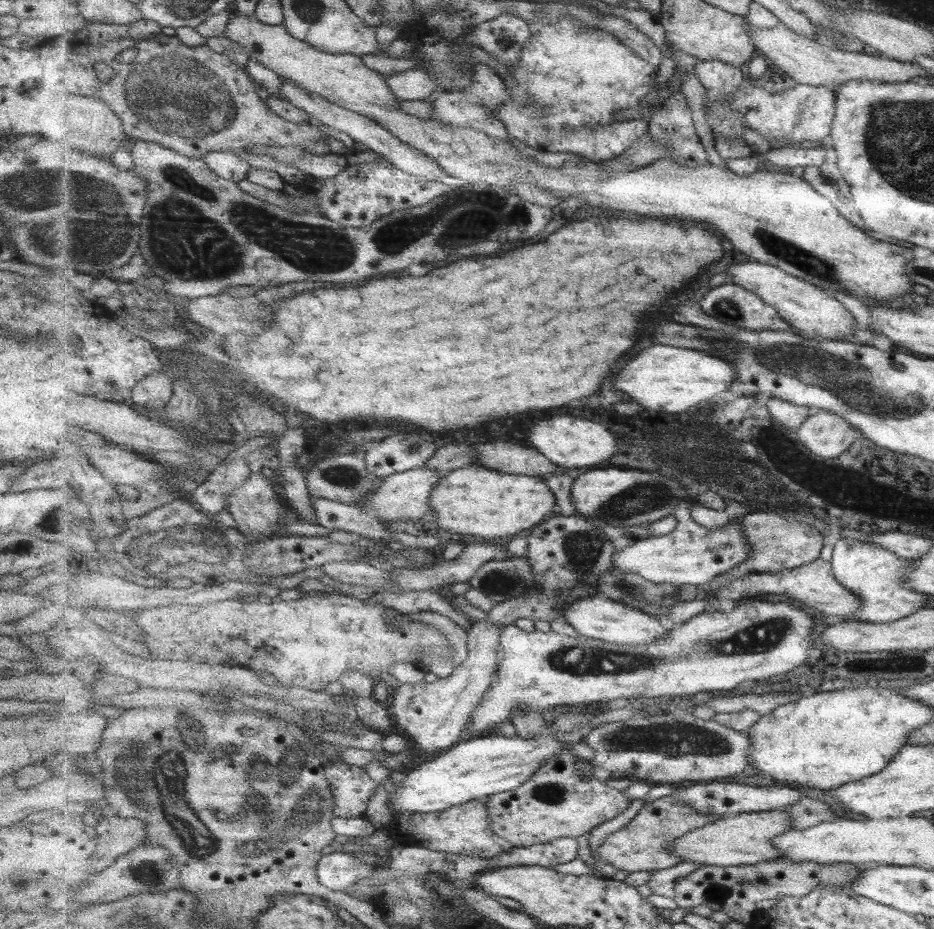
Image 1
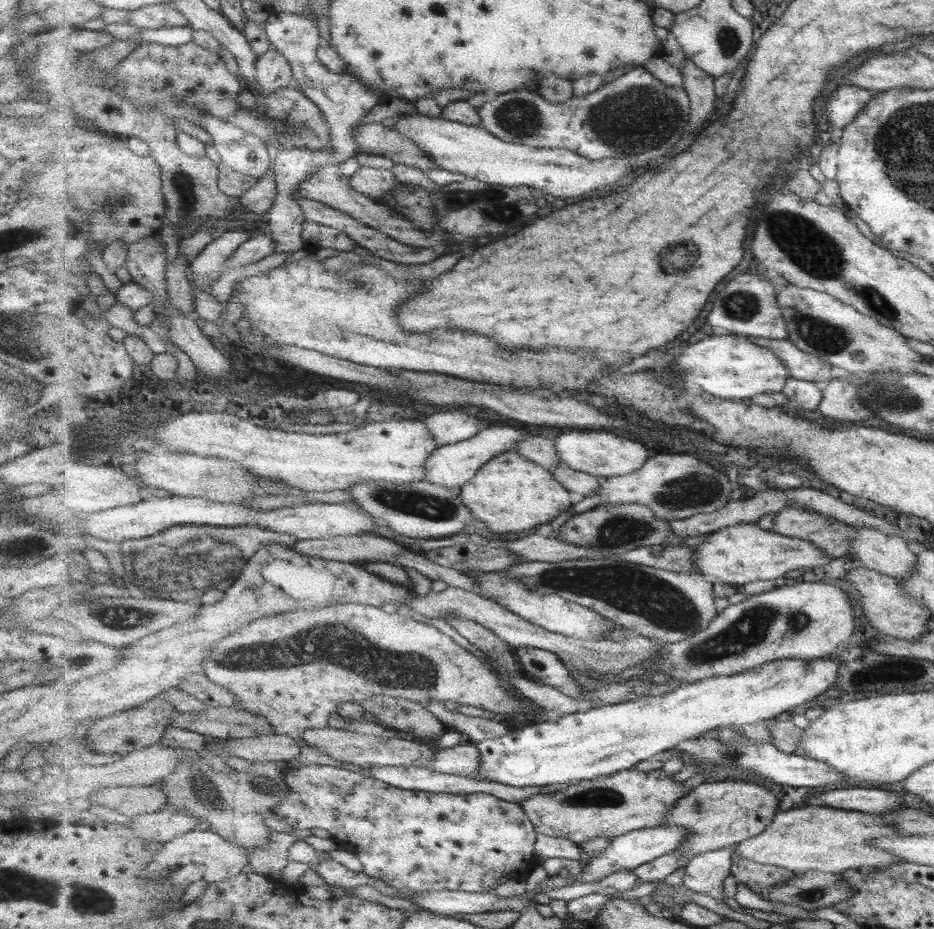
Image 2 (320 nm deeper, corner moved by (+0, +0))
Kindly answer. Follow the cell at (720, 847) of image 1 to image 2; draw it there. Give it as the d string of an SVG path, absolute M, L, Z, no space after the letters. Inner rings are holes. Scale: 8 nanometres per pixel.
M808 805L791 810L780 811L775 815L771 827L767 827L765 832L747 839L737 845L739 854L745 858L766 865L780 866L789 869L793 873L805 872L806 870L823 870L825 872L846 872L849 869L857 868L877 868L878 866L887 866L892 862L900 862L889 851L880 849L871 844L872 838L881 838L883 836L897 836L897 830L891 828L891 818L889 816L869 815L858 811L839 810L834 807L825 807L819 805Z

